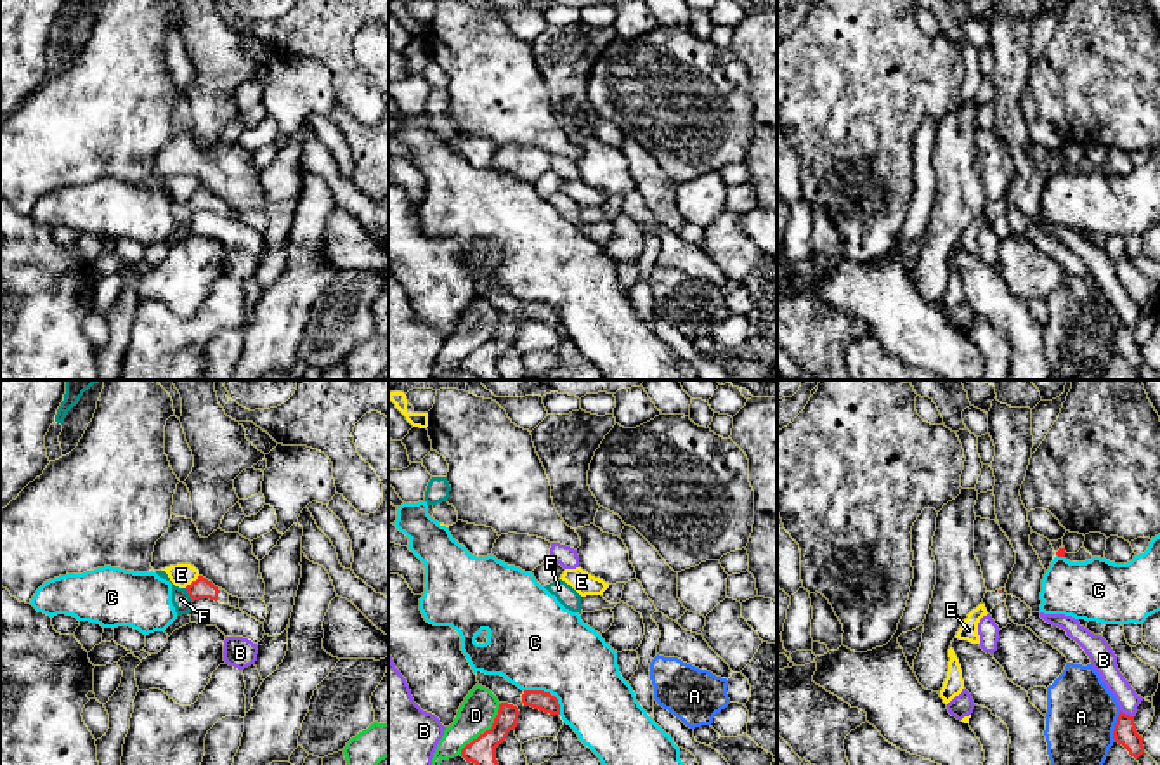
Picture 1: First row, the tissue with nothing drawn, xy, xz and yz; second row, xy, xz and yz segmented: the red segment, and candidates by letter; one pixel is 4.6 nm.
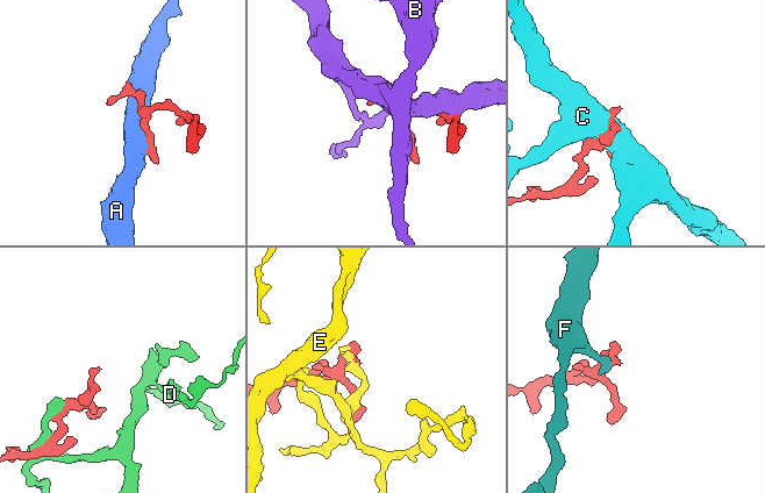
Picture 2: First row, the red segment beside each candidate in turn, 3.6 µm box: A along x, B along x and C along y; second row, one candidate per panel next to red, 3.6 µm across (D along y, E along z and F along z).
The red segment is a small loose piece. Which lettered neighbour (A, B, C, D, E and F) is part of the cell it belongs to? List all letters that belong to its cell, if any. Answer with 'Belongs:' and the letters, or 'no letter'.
Belongs: no letter

